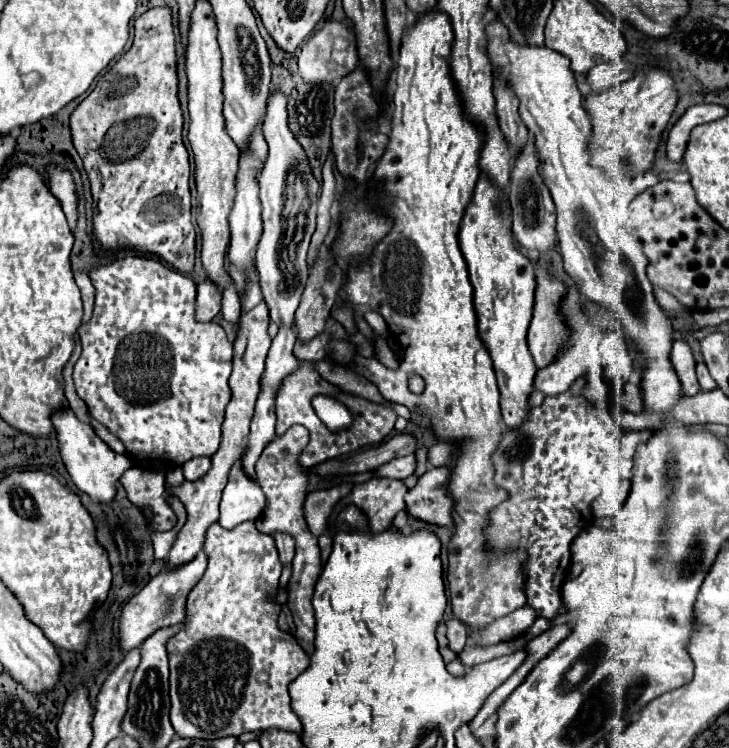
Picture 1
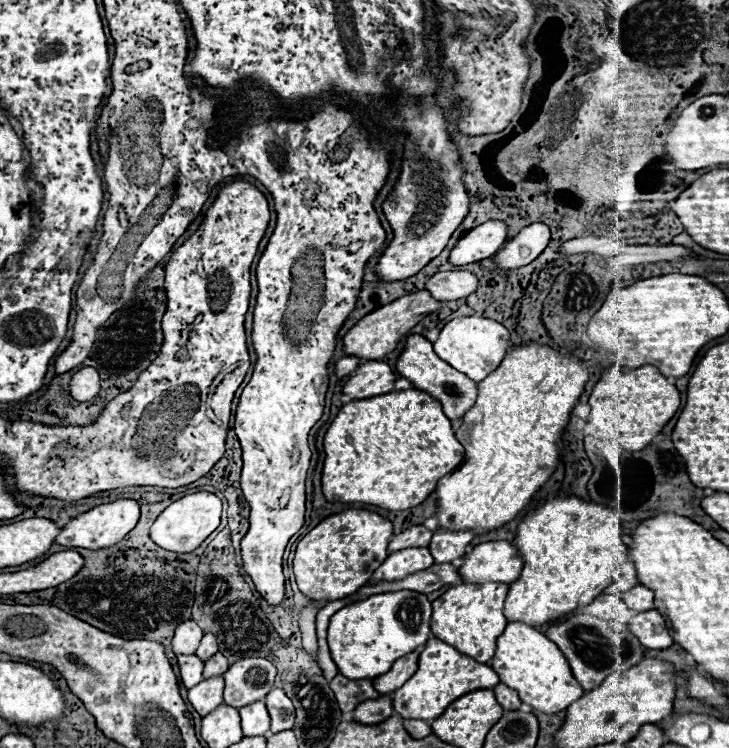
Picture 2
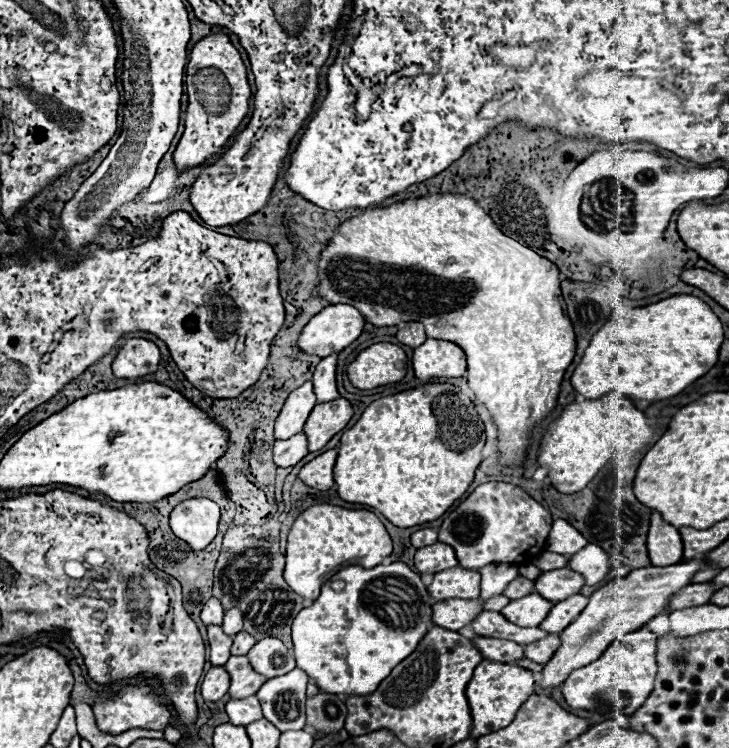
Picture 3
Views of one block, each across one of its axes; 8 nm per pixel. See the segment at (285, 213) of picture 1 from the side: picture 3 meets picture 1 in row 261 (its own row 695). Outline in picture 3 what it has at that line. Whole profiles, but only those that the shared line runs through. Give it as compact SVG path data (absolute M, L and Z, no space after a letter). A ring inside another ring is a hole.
M298 668L270 678L256 692L256 698L264 710L264 718L282 732L302 730L306 726L306 684L308 676Z

